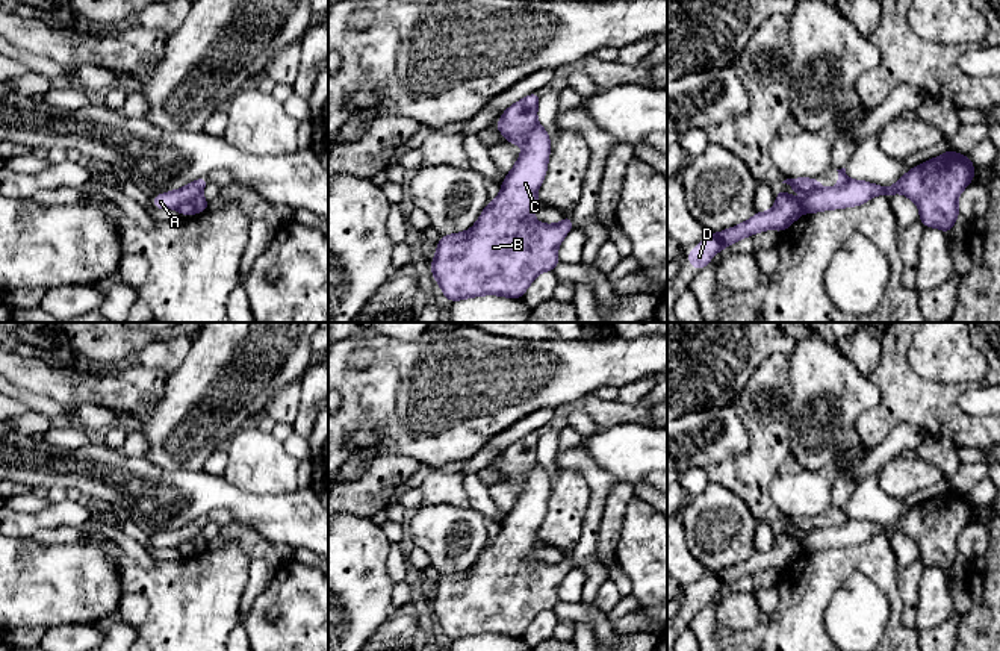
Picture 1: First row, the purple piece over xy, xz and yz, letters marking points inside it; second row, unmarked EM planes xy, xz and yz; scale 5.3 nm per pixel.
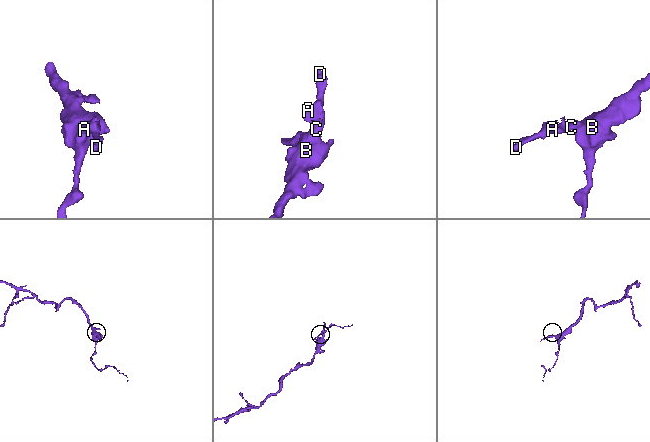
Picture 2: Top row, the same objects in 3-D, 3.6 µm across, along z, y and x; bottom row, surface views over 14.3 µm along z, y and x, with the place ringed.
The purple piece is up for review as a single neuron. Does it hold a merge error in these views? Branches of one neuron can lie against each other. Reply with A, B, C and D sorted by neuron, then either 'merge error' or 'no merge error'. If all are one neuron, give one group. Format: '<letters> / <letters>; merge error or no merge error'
A D / B C; merge error

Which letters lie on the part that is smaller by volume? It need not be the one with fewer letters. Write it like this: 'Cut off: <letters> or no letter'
Cut off: A, D

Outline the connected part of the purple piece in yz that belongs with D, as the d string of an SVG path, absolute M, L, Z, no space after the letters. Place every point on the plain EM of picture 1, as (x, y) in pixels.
M778 527L776 542L769 551L756 551L747 560L720 572L707 572L707 575L699 580L697 587L688 589L687 596L690 606L699 610L703 609L711 601L711 596L725 586L758 571L775 568L781 572L800 557L802 553L803 542Z

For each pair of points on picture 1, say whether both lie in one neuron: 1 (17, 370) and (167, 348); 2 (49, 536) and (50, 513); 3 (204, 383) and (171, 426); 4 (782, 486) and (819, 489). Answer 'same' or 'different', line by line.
1: different
2: different
3: same
4: same

